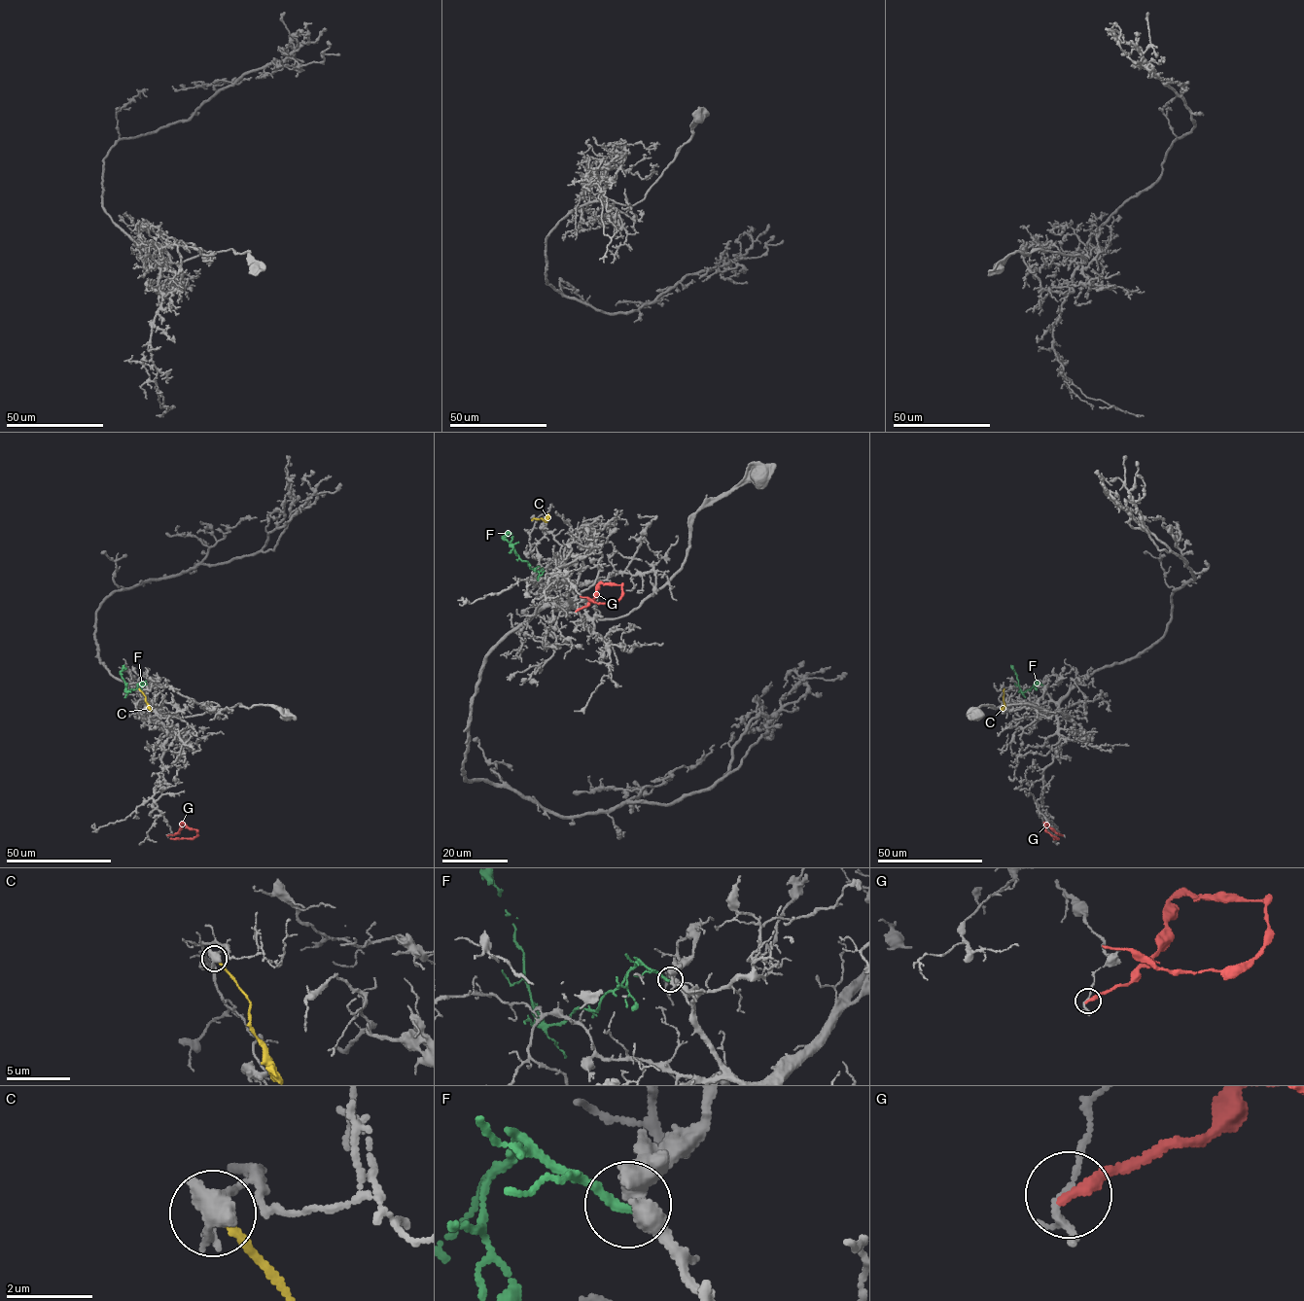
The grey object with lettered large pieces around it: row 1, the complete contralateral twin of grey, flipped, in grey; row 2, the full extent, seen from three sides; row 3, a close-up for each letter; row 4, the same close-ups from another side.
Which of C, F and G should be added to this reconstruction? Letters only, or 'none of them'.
F

